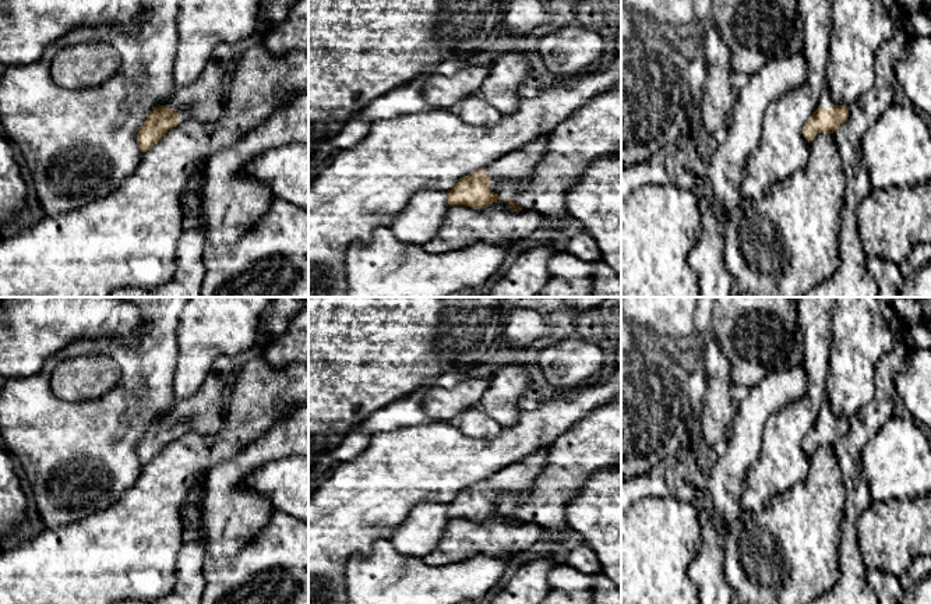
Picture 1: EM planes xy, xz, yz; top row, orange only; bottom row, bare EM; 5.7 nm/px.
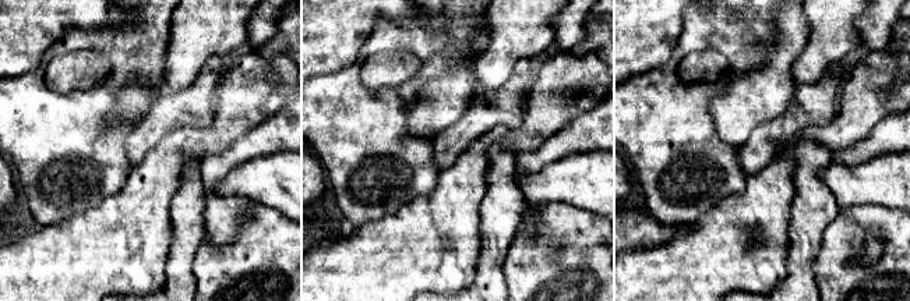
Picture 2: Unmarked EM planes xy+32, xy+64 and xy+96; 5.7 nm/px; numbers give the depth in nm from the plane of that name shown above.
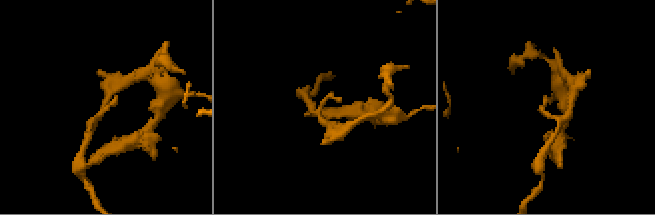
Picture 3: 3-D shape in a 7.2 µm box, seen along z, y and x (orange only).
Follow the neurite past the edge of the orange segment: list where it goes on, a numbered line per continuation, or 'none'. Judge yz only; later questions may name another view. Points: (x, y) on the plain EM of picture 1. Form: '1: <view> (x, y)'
1: yz (827, 413)

